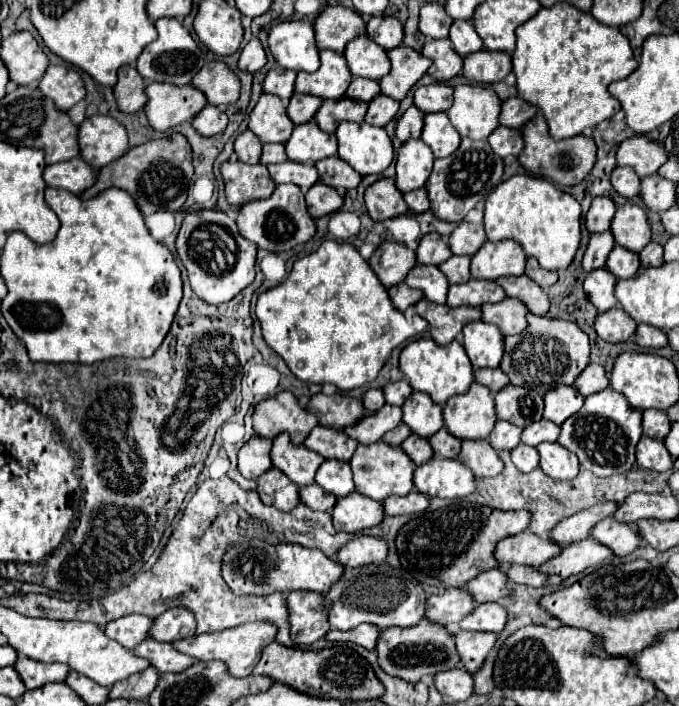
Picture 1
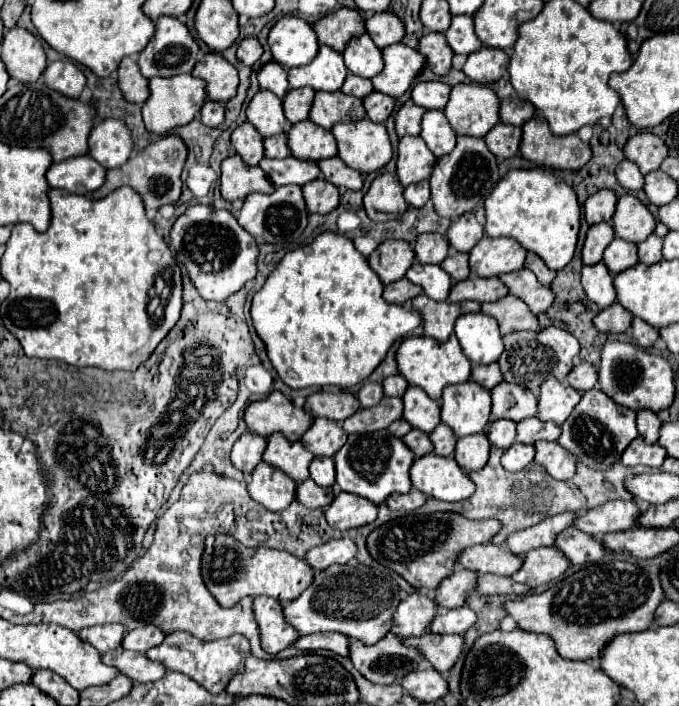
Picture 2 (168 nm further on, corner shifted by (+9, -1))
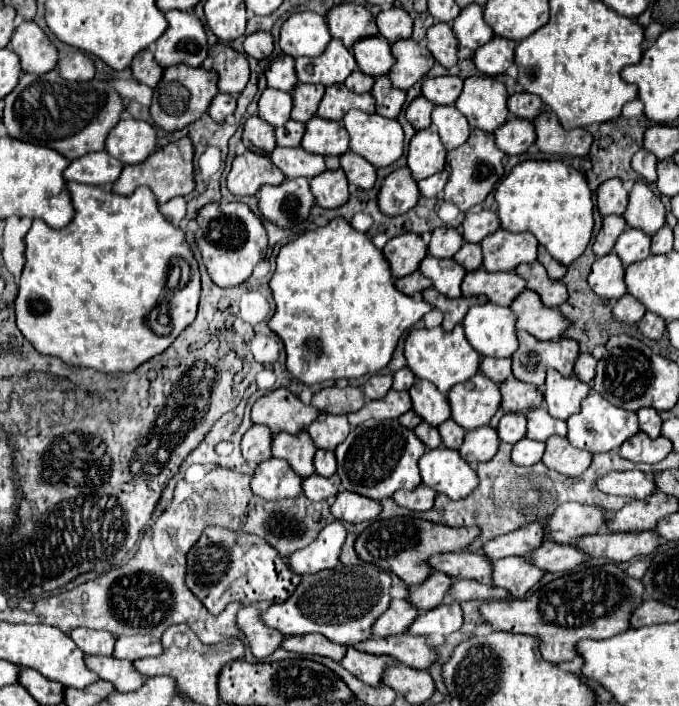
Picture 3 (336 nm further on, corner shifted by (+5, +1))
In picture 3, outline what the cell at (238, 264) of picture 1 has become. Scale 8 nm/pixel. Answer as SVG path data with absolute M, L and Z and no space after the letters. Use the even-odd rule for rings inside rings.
M219 203L205 205L197 215L199 231L195 233L197 245L201 249L203 263L213 283L219 287L235 287L251 277L255 265L265 259L267 253L267 233L261 219L243 203Z

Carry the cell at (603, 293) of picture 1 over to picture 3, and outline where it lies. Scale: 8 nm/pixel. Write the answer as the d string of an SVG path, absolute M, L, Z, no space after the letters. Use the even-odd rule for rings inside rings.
M609 253L595 261L593 271L589 275L589 285L599 297L619 299L627 293L623 275L625 275L625 267L621 259L615 253Z

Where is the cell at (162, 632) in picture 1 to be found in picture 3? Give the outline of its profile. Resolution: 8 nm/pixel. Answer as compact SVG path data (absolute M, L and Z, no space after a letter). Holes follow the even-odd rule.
M123 635L115 639L115 649L113 649L115 659L135 661L135 659L143 659L143 657L151 657L159 653L161 653L159 641L147 635L133 635L133 637Z

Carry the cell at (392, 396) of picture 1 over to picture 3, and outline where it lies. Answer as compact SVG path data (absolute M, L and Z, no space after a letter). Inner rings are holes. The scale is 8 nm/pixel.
M403 367L393 375L393 389L395 391L407 391L407 389L411 389L413 383L415 383L415 375L409 367Z

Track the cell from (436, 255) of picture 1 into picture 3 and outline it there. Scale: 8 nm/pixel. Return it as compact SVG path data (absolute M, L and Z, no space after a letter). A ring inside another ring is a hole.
M439 227L433 231L431 243L429 243L429 253L435 257L453 257L461 245L463 245L463 237L457 229Z

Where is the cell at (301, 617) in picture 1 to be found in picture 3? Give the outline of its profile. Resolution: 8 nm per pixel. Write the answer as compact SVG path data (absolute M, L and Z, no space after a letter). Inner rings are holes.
M243 607L237 613L235 623L245 635L245 643L257 661L271 655L283 641L281 633L275 633L275 629L267 629L267 625L259 621L259 611L255 607Z

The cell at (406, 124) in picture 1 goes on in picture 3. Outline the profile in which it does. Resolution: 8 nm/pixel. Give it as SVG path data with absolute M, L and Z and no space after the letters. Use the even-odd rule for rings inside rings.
M419 95L417 99L413 99L407 107L407 119L409 123L421 131L421 129L427 129L431 125L431 111L433 111L433 103L427 101L423 95Z

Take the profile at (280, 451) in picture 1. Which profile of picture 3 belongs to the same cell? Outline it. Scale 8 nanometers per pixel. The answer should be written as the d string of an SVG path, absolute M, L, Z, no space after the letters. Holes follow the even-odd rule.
M279 433L273 437L273 457L285 459L289 461L289 465L293 467L295 473L299 473L303 479L313 475L313 455L315 455L317 447L311 441L309 433Z

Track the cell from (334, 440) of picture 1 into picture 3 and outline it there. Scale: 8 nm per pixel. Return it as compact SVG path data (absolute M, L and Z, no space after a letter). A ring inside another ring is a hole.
M321 413L307 431L319 449L335 449L349 435L347 415Z

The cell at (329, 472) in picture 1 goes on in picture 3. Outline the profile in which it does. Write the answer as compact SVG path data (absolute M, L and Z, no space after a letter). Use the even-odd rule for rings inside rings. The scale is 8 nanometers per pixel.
M319 449L315 453L313 465L315 465L315 473L319 473L323 477L331 477L335 473L335 467L337 467L335 453L333 451L325 451L325 449Z

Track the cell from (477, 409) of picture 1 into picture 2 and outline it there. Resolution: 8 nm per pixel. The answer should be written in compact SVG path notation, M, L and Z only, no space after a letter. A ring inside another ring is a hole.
M475 381L449 385L441 397L441 421L455 431L455 437L483 433L491 413L491 397Z

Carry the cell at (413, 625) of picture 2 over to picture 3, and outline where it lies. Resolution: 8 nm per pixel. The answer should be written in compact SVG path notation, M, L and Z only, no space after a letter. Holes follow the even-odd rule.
M393 599L391 605L383 615L379 615L371 627L371 637L387 637L387 635L399 635L407 631L407 625L415 619L417 609L413 605L407 605L407 601Z

